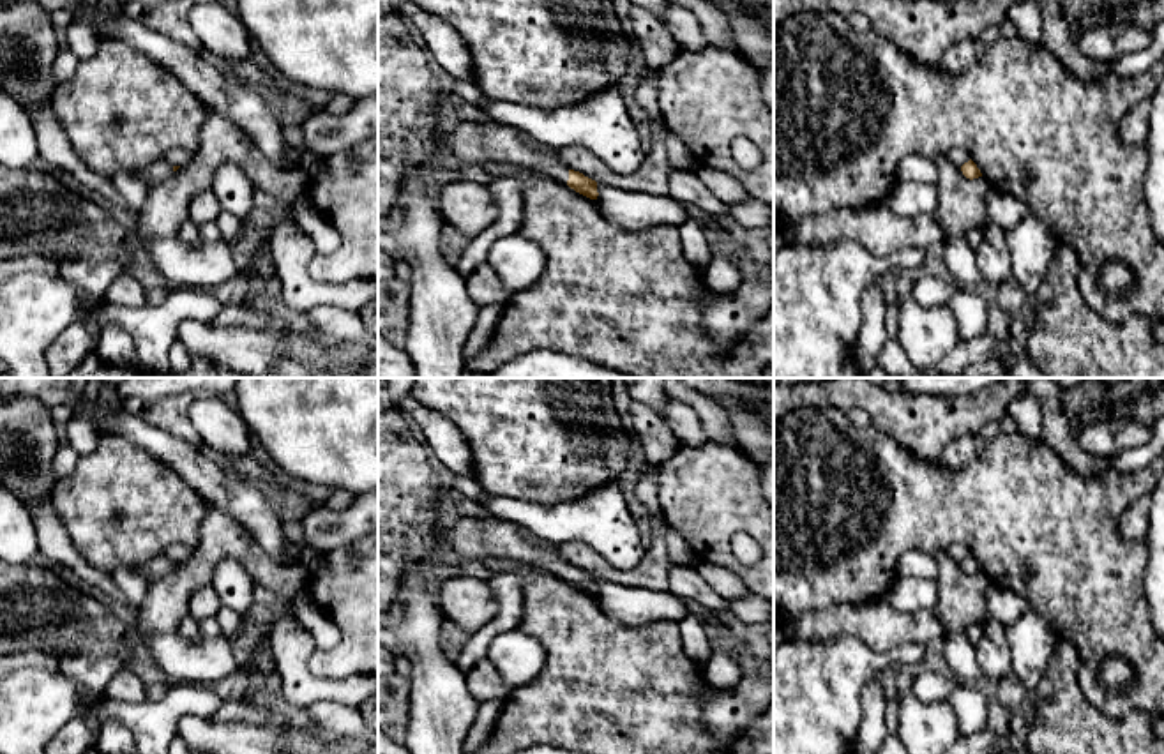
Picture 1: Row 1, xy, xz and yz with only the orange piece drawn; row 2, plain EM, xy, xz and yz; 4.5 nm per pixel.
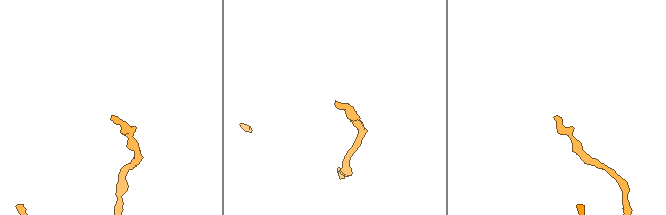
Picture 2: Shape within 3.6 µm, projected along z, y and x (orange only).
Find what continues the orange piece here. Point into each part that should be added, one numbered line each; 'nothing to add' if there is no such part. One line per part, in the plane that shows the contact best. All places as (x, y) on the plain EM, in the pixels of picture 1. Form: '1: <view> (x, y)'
1: xz (470, 537)

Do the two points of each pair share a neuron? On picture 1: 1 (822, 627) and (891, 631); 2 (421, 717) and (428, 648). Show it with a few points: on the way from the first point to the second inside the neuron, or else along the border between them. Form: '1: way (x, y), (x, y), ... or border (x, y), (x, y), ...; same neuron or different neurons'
1: way (839, 624), (873, 624); same neuron
2: way (428, 700), (428, 666); same neuron

